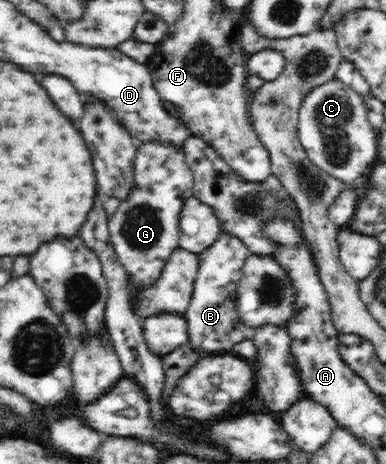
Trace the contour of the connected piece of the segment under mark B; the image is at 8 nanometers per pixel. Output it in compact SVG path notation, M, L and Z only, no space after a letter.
M220 231L216 242L199 255L194 292L184 314L187 320L187 340L192 348L204 352L230 352L236 342L251 338L254 334L255 329L242 324L235 304L243 266L250 255L251 250L227 231Z

